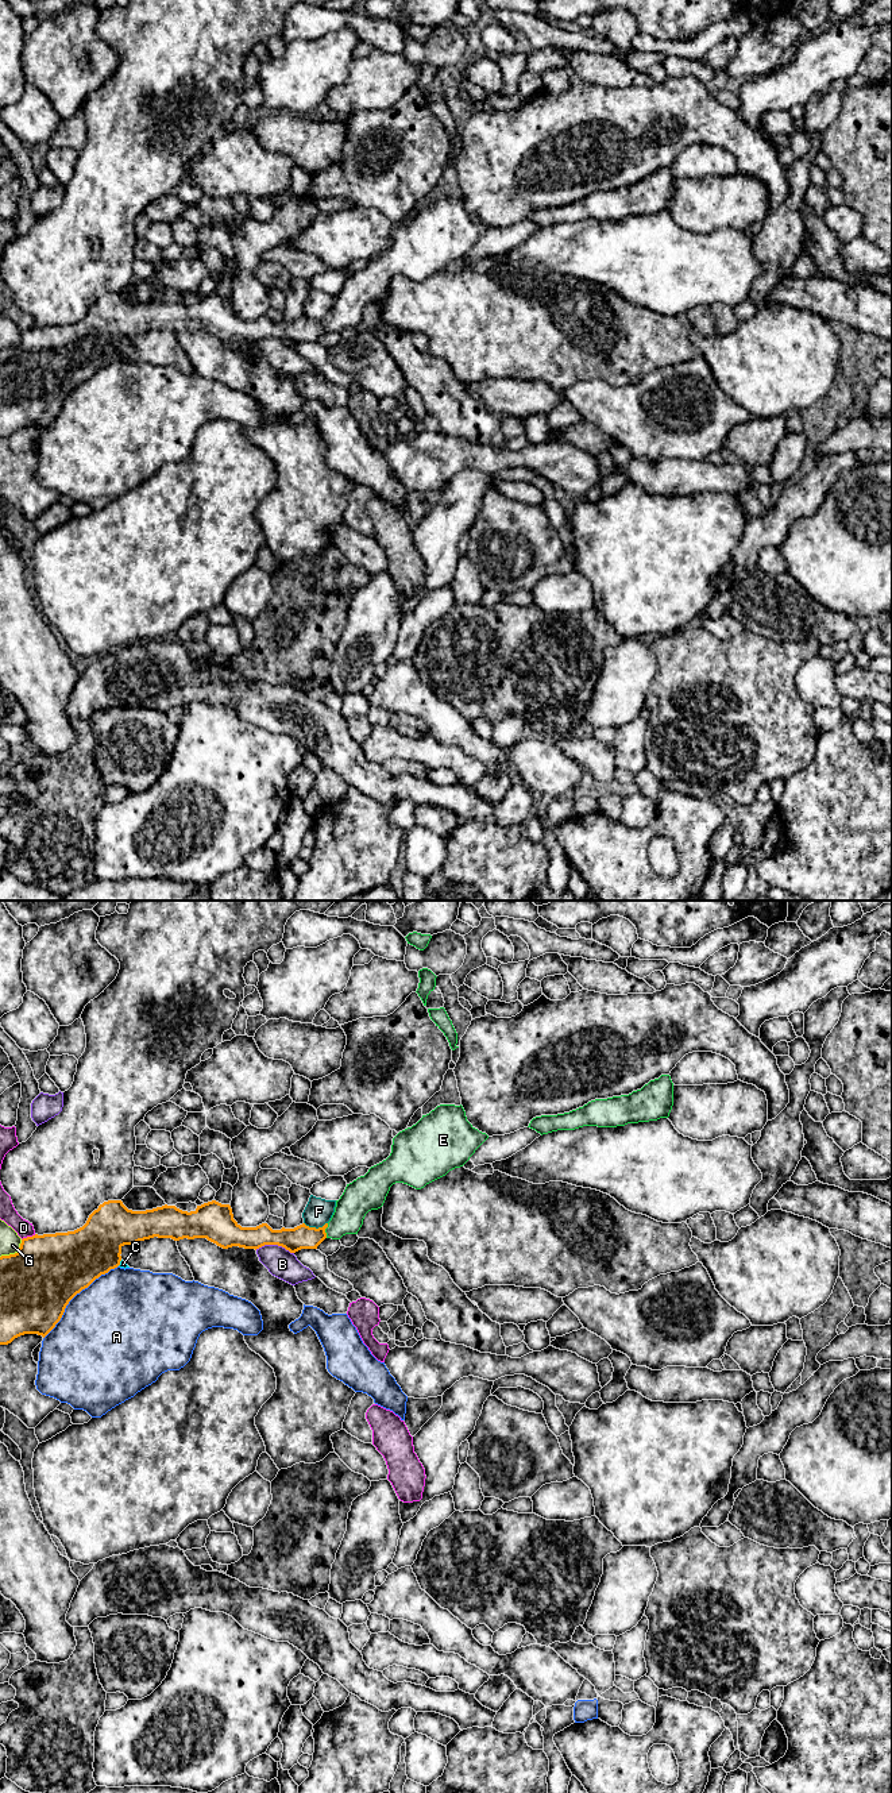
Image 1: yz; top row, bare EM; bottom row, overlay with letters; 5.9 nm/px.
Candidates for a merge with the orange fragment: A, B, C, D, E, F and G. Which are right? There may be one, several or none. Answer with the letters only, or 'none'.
E

